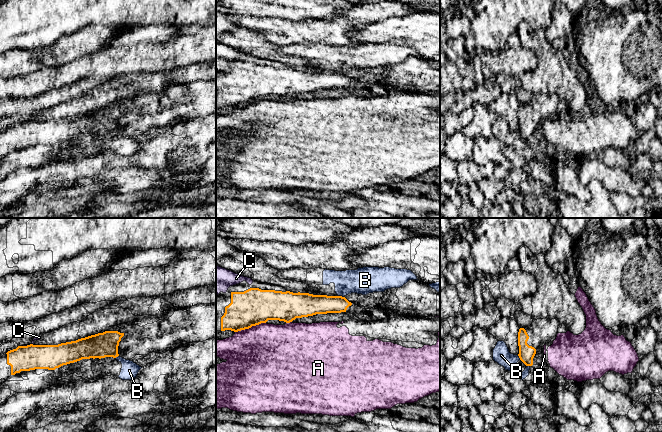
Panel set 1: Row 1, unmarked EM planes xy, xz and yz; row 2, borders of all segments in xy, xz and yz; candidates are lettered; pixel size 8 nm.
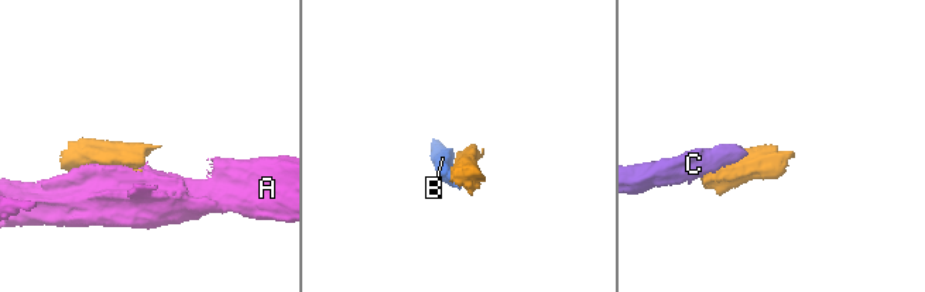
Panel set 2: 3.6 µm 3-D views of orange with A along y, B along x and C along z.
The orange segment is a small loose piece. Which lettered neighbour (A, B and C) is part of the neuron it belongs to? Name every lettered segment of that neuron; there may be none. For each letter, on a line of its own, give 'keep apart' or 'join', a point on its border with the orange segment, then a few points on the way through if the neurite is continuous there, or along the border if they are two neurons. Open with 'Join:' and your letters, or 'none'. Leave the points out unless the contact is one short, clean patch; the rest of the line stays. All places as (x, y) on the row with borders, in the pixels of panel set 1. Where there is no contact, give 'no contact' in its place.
Join: none
A: keep apart; meets orange in xz at (250, 327)
B: keep apart; meets orange in xz at (341, 296); border along xz (338, 295), (343, 297)
C: keep apart; meets orange in xy at (25, 346); border along xy (27, 345), (23, 346)

